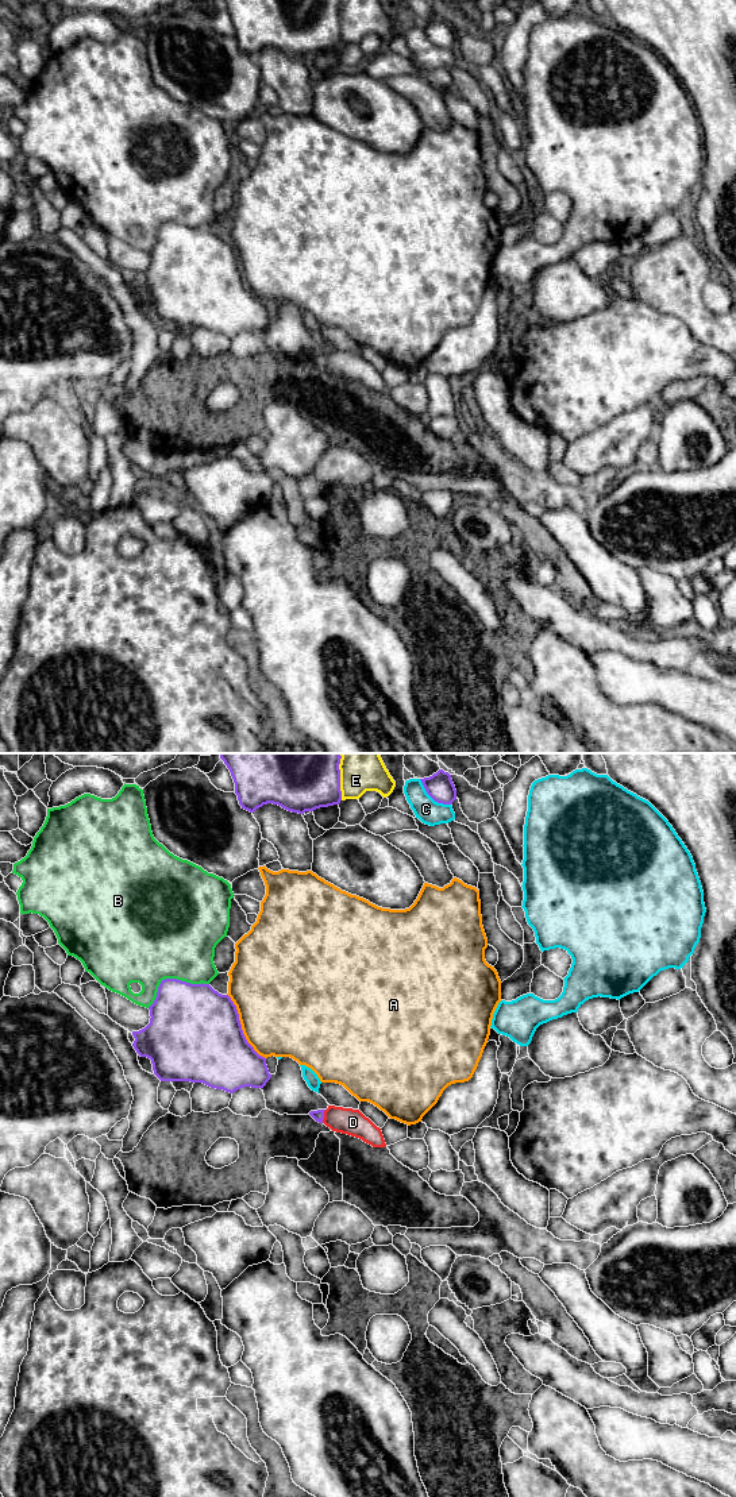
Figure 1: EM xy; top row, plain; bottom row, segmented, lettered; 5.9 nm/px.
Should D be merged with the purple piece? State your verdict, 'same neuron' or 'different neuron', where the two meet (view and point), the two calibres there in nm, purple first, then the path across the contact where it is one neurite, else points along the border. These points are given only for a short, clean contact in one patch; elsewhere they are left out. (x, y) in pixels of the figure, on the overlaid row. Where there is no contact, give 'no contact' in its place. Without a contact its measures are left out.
same neuron | xy (323, 1117) | 70/160 nm | across xy (318, 1115), (323, 1117), (353, 1122)

